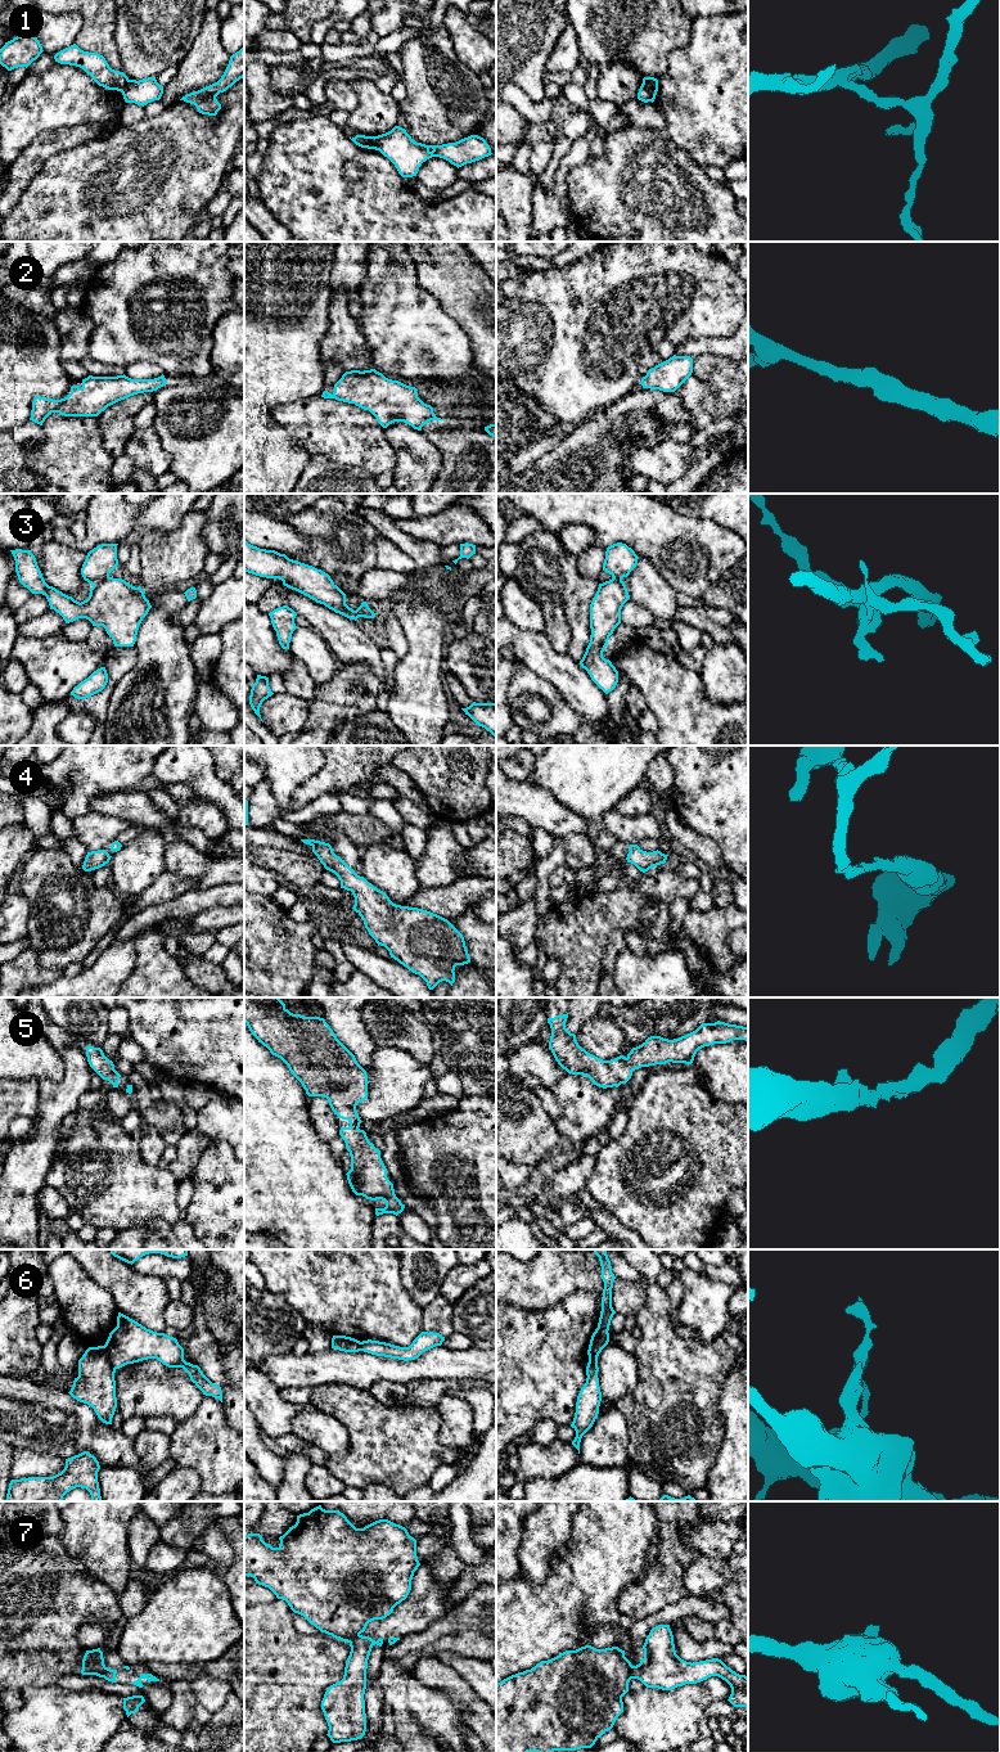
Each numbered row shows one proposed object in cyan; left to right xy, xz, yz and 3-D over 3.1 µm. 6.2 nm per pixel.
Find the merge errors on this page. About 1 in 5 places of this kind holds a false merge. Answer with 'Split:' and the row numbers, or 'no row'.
Split: 1, 3, 6, 7

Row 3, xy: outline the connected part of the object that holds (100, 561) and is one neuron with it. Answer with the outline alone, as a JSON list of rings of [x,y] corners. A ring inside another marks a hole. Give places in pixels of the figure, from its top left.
[[[102,544],[90,550],[81,568],[85,581],[91,585],[109,577],[109,573],[118,566],[118,544]]]

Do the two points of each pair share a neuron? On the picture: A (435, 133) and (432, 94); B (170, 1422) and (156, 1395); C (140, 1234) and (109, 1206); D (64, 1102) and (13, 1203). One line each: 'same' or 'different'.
A: same
B: different
C: different
D: same

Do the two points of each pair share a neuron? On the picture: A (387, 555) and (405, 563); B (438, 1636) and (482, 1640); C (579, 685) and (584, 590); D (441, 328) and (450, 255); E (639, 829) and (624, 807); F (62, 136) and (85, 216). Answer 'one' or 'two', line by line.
A: one
B: one
C: two
D: two
E: two
F: two

